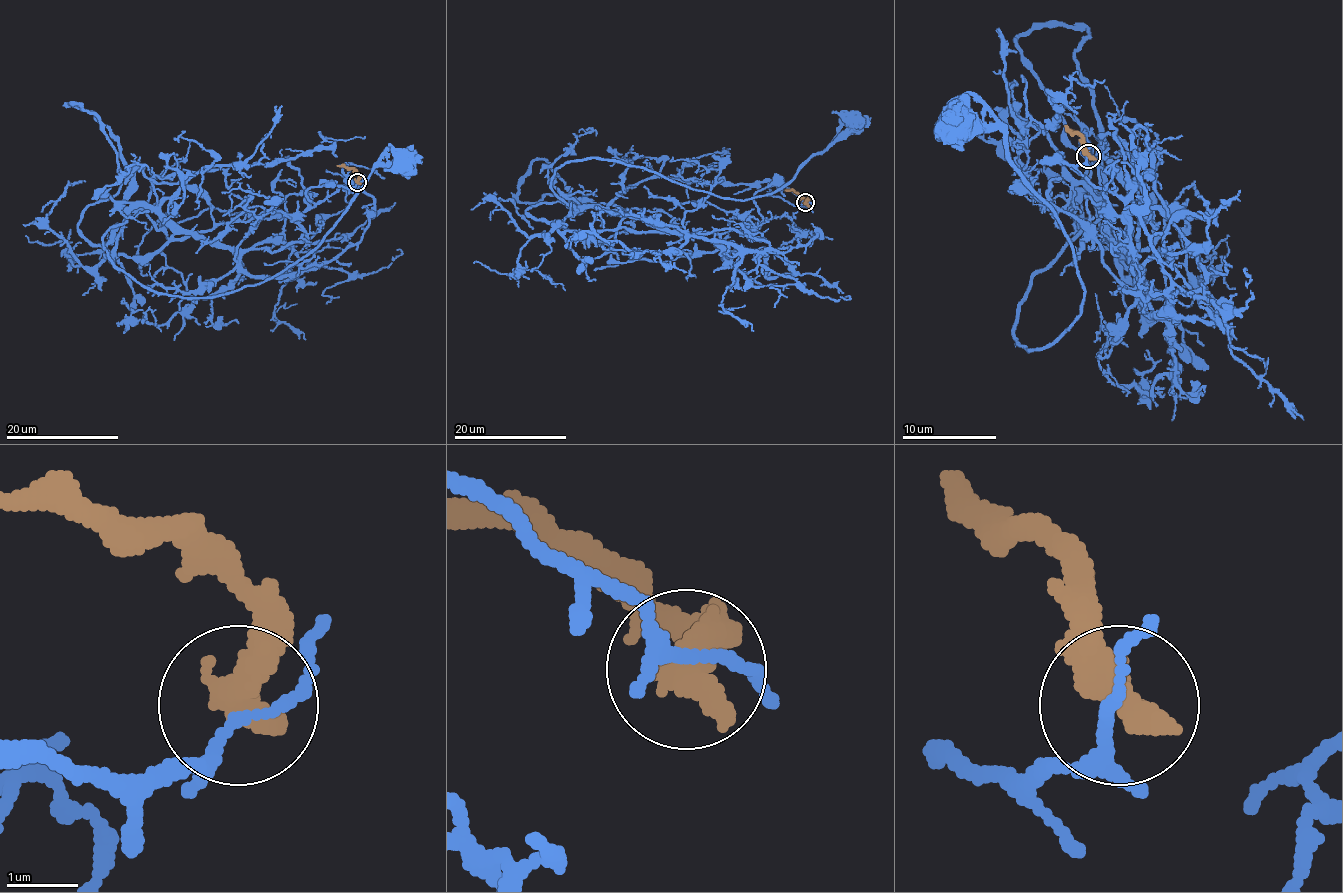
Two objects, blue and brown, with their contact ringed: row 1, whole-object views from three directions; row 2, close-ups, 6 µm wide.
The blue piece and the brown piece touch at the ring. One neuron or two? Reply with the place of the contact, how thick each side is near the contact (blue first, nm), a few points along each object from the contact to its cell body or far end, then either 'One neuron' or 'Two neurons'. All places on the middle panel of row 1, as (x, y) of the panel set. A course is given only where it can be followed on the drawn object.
Place: (805, 202). Thickness 140 nm (blue) against 600 nm. Course of blue: (805, 201), (770, 184), (746, 232), (668, 232), (550, 187), (591, 158), (746, 200), (854, 124). Course of brown: (805, 203), (806, 200), (785, 190). Two neurons

